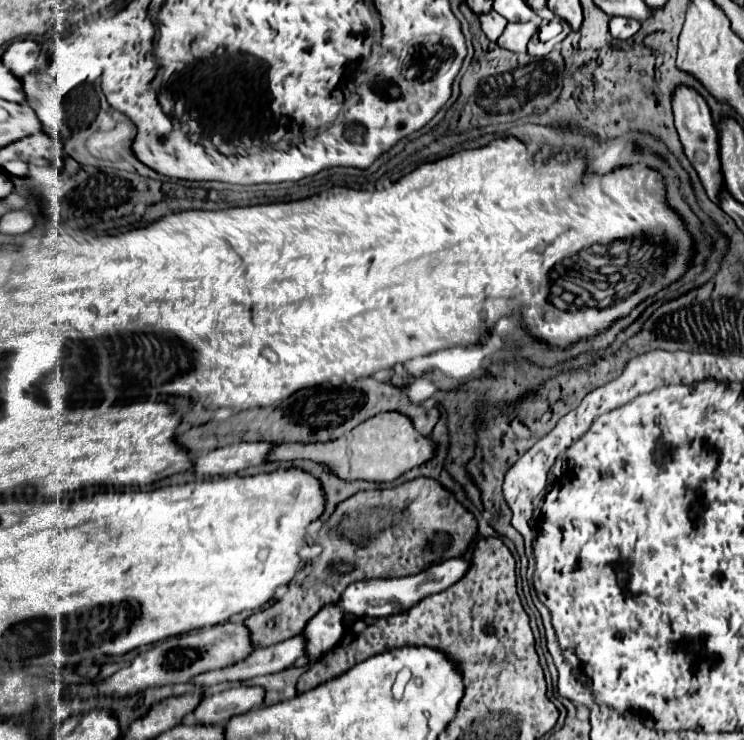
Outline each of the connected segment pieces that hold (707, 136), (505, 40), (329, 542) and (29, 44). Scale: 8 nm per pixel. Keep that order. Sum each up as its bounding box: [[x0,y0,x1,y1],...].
[[671,84,721,202],[497,22,537,52],[245,478,477,648],[1,40,41,78]]

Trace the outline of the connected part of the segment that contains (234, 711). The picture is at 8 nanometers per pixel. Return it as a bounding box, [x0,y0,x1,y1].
[195,686,265,724]

